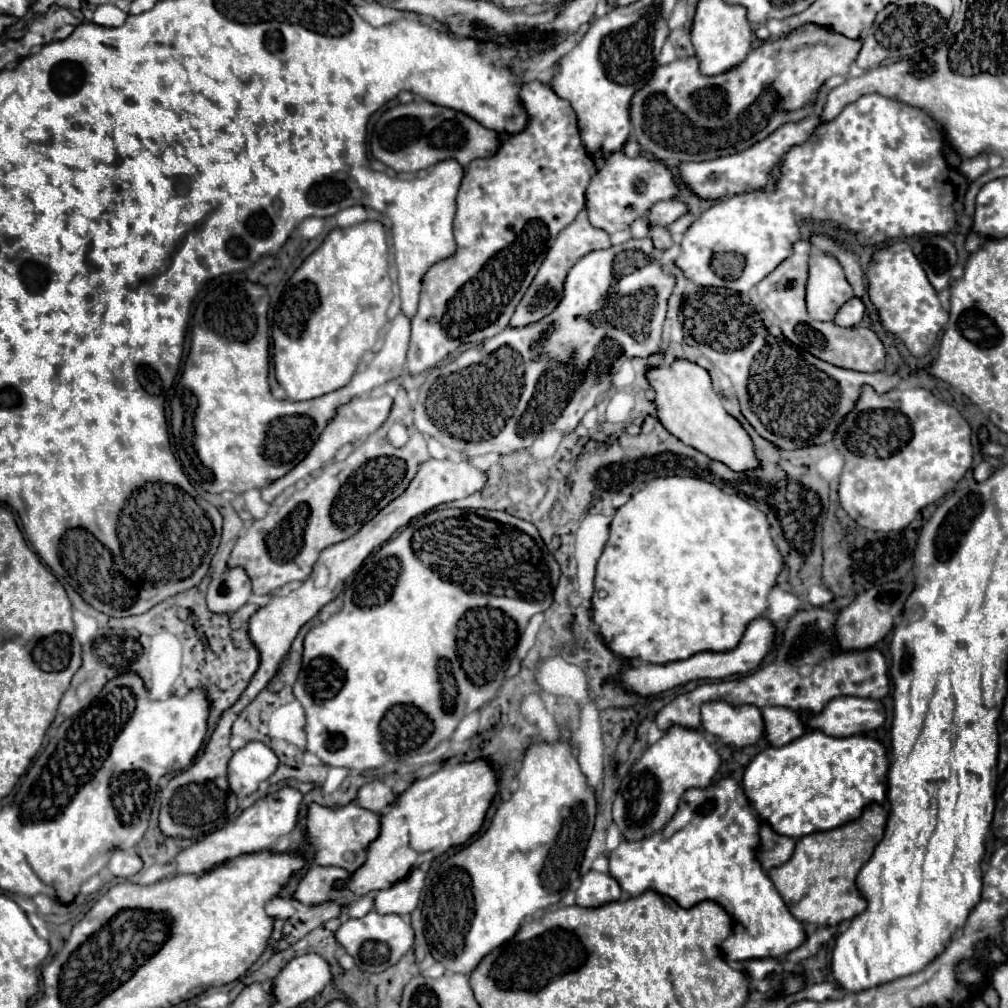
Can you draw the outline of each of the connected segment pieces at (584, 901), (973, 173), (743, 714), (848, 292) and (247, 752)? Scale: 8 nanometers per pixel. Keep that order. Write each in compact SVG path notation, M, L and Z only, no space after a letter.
M589 870L583 876L581 886L577 890L577 904L583 908L601 906L607 902L615 902L619 898L621 898L619 882L611 874L597 872L597 870Z
M981 154L977 158L967 158L961 162L959 170L969 178L969 180L975 180L977 176L981 176L985 170L987 170L987 154Z
M705 702L701 706L701 724L705 732L735 748L751 746L765 734L763 714L757 706L729 706L725 702Z
M813 252L809 258L807 296L811 296L811 312L829 312L829 320L833 320L837 308L855 294L841 264L833 256Z
M249 742L229 760L229 786L237 798L253 794L259 782L267 780L279 766L277 754L261 742Z

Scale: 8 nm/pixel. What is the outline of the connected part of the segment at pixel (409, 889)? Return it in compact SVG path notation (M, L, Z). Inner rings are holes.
M415 868L413 872L409 872L409 876L405 876L391 888L379 890L375 910L381 914L399 914L399 916L411 914L419 904L421 890L425 886L425 876L427 874L423 870Z

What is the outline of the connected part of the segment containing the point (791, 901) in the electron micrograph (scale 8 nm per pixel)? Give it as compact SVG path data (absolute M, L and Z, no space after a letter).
M873 802L857 820L835 830L815 832L797 840L791 860L769 872L773 884L795 918L805 924L837 926L843 920L859 916L867 908L867 900L857 888L857 874L871 858L875 846L883 840L887 816L887 808Z

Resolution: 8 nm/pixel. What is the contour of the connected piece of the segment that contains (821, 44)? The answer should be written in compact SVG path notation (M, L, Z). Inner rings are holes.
M807 24L805 28L793 32L791 36L765 42L763 46L755 48L743 64L735 70L729 70L719 76L703 76L699 72L697 58L675 60L667 66L659 66L649 80L631 100L631 122L633 122L633 136L641 146L645 146L657 160L675 160L675 162L701 162L701 160L715 160L721 156L737 154L753 144L761 142L769 134L773 134L779 126L787 122L799 122L813 114L813 108L803 108L809 102L813 104L817 92L825 80L839 74L845 76L849 72L851 62L855 62L861 50L859 40L849 40L841 34L825 30L815 24Z

